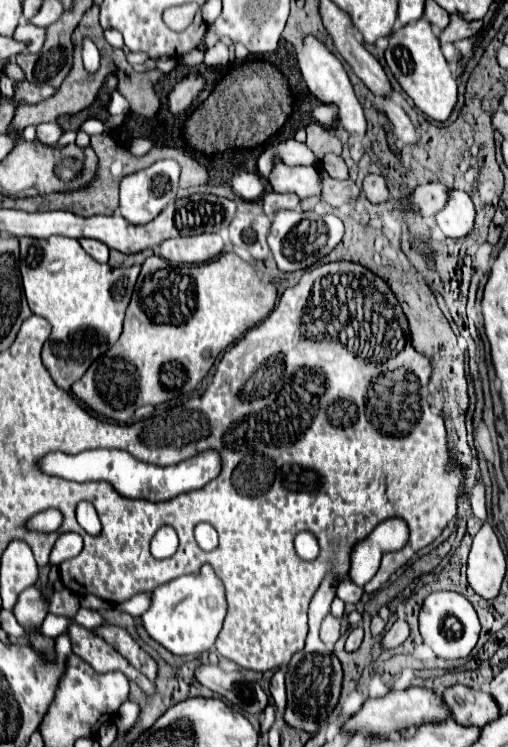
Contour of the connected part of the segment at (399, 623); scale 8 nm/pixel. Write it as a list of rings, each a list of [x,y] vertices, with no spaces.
[[[398,618],[398,620],[392,624],[392,628],[384,634],[384,638],[382,638],[382,646],[384,646],[386,650],[388,650],[388,648],[394,648],[394,646],[402,644],[402,642],[408,638],[408,634],[410,634],[410,626],[408,626],[408,622],[402,620],[402,618]]]

